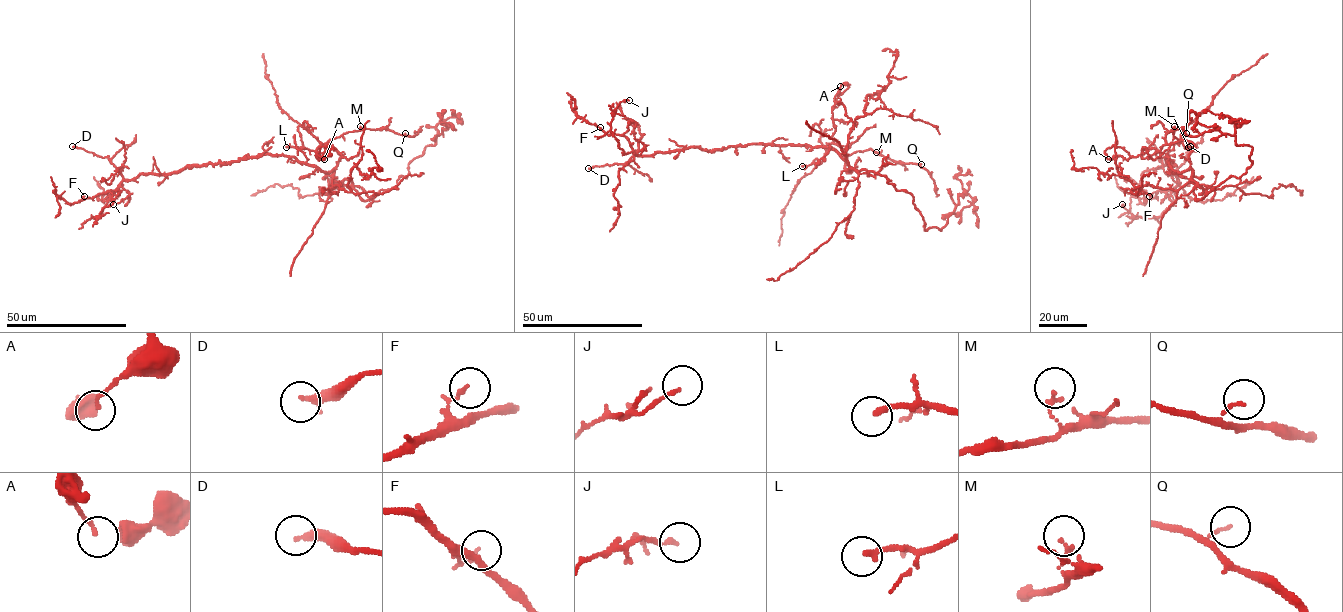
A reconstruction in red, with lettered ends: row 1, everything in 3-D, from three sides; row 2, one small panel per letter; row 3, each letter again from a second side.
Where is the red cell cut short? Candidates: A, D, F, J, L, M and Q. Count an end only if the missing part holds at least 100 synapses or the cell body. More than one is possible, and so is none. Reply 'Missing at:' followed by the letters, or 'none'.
Missing at: none

